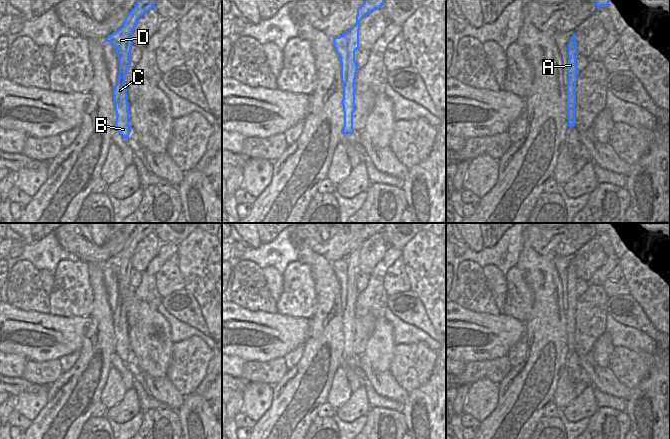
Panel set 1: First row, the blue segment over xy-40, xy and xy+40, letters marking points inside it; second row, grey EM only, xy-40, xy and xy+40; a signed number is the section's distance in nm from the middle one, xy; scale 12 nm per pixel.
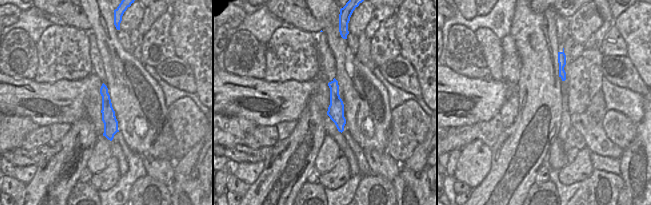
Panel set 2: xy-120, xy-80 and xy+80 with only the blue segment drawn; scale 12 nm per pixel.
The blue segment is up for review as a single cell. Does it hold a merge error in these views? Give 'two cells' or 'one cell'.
one cell

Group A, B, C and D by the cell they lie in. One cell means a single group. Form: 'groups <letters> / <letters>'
groups A B C D

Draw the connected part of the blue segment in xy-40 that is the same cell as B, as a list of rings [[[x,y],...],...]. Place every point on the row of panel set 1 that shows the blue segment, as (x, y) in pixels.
[[[137,0],[135,7],[127,14],[122,27],[105,39],[116,48],[119,59],[119,77],[113,88],[113,101],[115,103],[116,121],[115,129],[124,137],[129,138],[131,127],[129,125],[129,103],[125,75],[131,65],[129,54],[132,46],[132,33],[141,16],[150,9],[155,9],[156,0]]]

